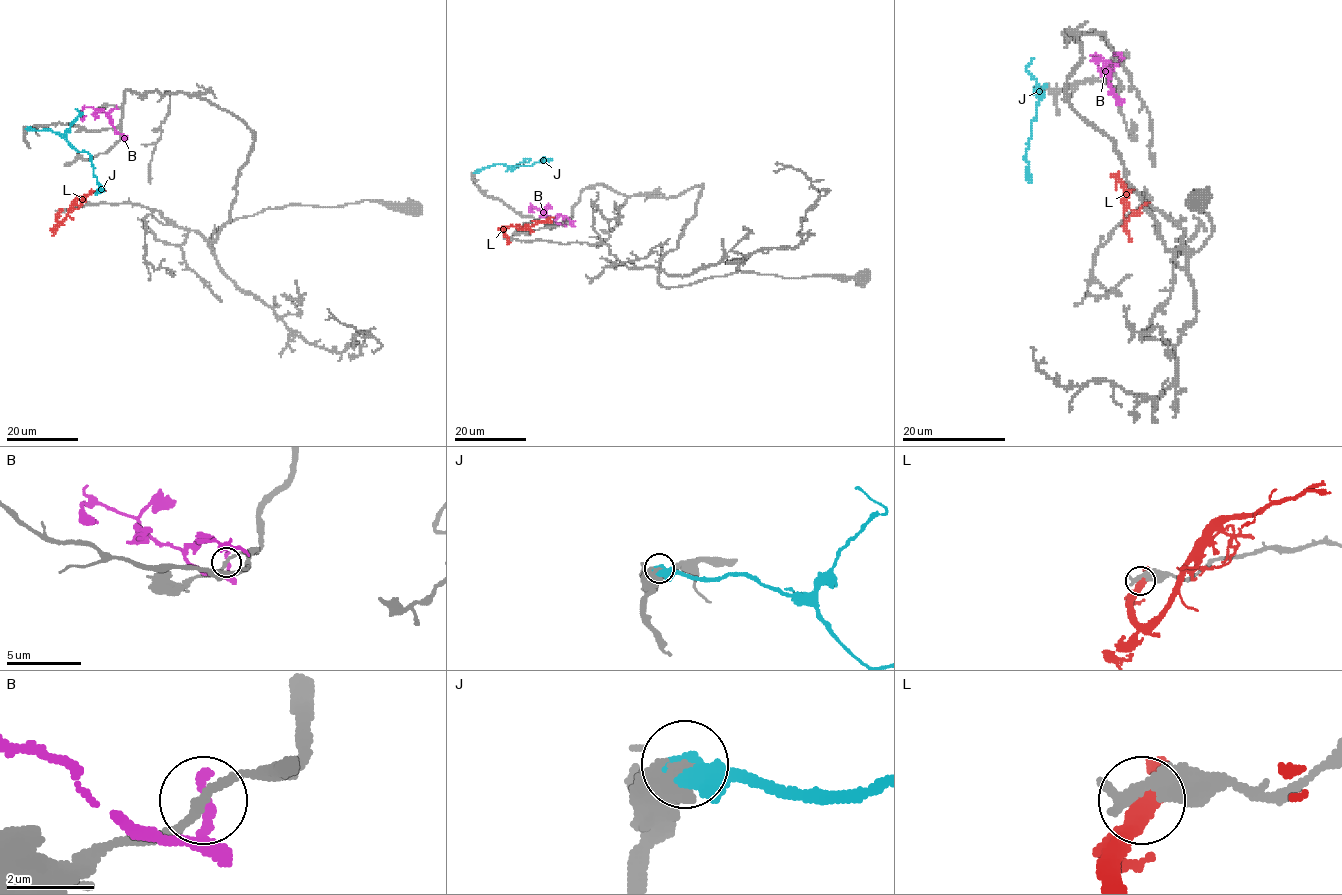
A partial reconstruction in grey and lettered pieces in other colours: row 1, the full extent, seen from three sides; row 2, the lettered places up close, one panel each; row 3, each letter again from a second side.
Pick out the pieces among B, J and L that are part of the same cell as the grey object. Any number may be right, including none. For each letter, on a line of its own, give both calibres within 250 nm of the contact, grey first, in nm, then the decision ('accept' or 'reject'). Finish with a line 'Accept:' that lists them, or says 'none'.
B: calibres 200 and 280 nm; reject
J: calibres 650 and 480 nm; accept
L: calibres 480 and 340 nm; reject
Accept: J

